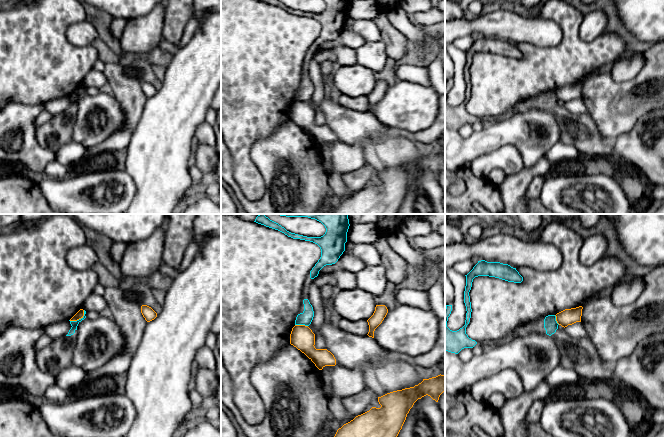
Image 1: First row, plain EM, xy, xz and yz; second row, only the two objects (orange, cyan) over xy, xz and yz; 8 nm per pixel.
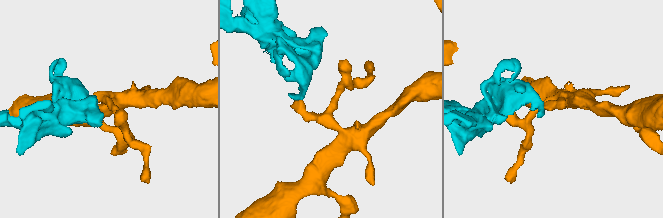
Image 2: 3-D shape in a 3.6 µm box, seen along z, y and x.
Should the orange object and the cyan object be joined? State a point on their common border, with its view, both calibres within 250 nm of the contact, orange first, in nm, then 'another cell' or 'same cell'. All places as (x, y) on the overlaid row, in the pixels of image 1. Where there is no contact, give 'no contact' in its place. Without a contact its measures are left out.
meets orange in xy at (78, 319); 60 nm thick on the orange side, 60 nm on the other; another cell

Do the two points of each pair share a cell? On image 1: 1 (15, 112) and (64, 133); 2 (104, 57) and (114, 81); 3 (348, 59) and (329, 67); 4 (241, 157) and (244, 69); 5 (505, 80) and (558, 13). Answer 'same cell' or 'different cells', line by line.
1: different cells
2: different cells
3: same cell
4: same cell
5: same cell

